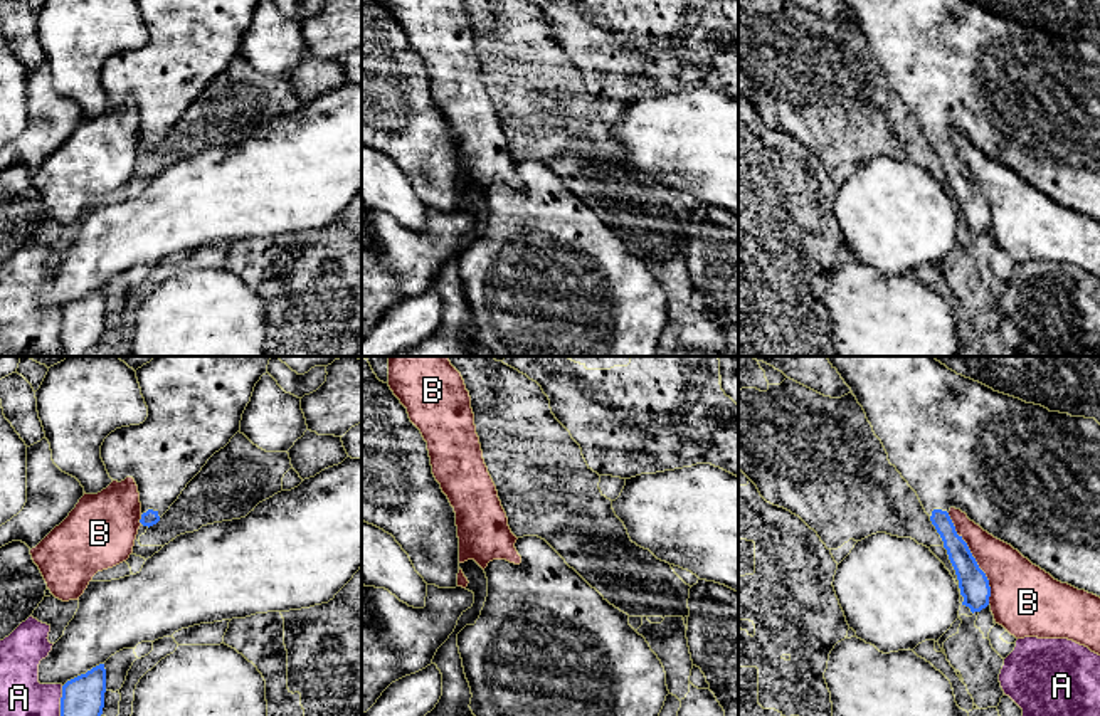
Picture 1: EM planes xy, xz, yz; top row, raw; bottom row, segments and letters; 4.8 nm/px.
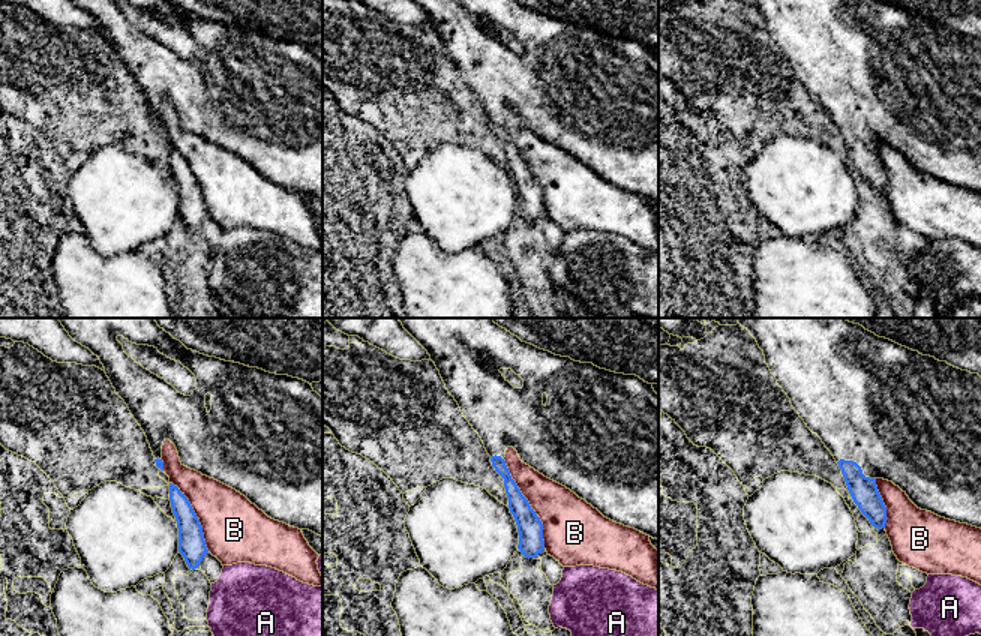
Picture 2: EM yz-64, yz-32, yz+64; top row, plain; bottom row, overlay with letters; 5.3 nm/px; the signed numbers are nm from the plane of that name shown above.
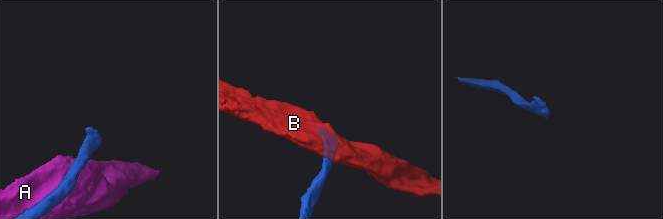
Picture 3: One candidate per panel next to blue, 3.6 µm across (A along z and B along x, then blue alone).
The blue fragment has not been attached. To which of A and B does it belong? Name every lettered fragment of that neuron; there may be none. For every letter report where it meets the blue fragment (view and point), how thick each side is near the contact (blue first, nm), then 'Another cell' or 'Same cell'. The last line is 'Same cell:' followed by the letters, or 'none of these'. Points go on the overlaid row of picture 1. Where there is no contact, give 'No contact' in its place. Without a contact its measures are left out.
A: Touches blue at xy (61, 701). Thickness 190 nm (blue) against 200 nm. Another cell
B: Touches blue at yz (974, 558). Thickness 140 nm (blue) against 260 nm. Another cell
Same cell: none of these

